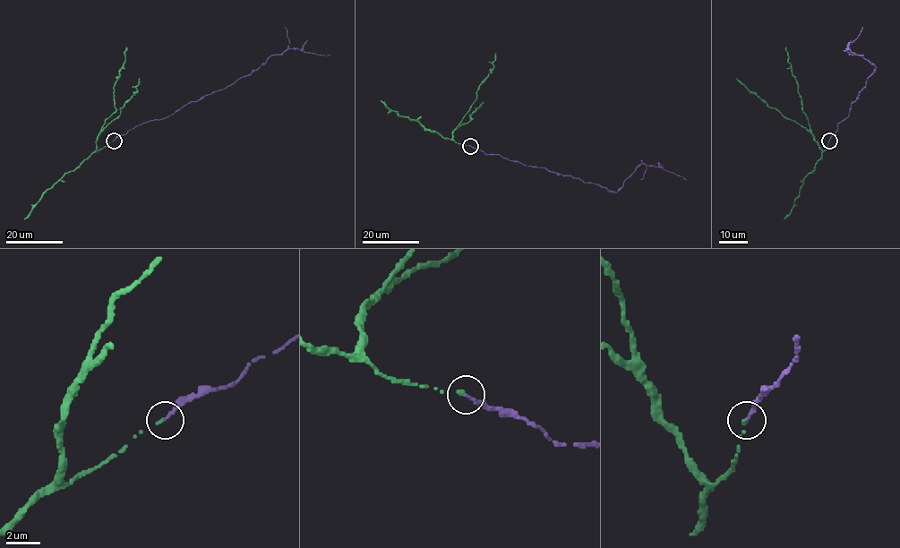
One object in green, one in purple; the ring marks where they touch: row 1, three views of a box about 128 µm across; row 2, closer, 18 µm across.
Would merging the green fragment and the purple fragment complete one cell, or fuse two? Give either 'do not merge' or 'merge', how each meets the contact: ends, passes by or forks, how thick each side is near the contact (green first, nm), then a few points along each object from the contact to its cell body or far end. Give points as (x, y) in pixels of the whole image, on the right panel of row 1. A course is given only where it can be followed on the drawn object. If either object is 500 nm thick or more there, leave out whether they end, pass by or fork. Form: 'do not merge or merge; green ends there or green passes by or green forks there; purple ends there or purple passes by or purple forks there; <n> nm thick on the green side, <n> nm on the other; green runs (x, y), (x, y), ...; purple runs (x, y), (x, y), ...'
merge; green ends there; purple ends there; 200 nm thick on the green side, 200 nm on the other; green runs (829, 140), (827, 148), (822, 150), (805, 128), (772, 108), (737, 78); purple runs (829, 140), (837, 124), (849, 115), (851, 104), (876, 66), (847, 49), (863, 55)

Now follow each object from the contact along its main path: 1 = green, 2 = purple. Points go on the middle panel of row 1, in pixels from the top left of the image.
1: (469, 146), (454, 141), (453, 130), (476, 98), (477, 89), (491, 72), (496, 54)
2: (470, 146), (485, 154), (497, 154), (528, 166), (544, 167), (616, 192), (640, 164), (654, 165), (686, 180)

